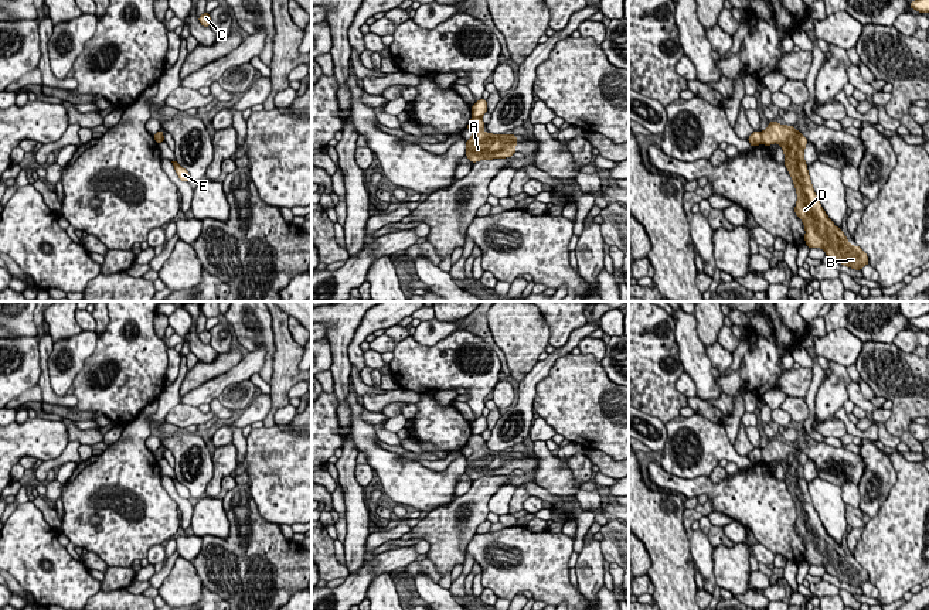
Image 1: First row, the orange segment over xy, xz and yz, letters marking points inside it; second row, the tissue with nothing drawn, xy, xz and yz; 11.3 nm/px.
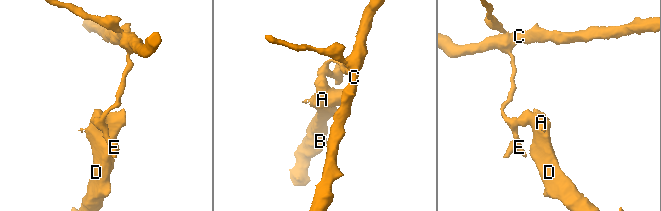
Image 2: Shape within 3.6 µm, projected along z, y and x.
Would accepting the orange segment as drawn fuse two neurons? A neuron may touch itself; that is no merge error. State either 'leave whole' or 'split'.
split

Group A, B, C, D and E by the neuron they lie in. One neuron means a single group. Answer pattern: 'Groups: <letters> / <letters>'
Groups: A B D / C E

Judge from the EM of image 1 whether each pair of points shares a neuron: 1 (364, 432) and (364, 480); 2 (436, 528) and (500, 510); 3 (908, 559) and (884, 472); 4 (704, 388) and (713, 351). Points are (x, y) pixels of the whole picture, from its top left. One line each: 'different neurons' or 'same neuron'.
1: different neurons
2: different neurons
3: different neurons
4: different neurons

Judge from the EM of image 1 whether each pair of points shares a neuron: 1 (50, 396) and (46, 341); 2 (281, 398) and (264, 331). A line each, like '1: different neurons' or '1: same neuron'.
1: same neuron
2: different neurons

